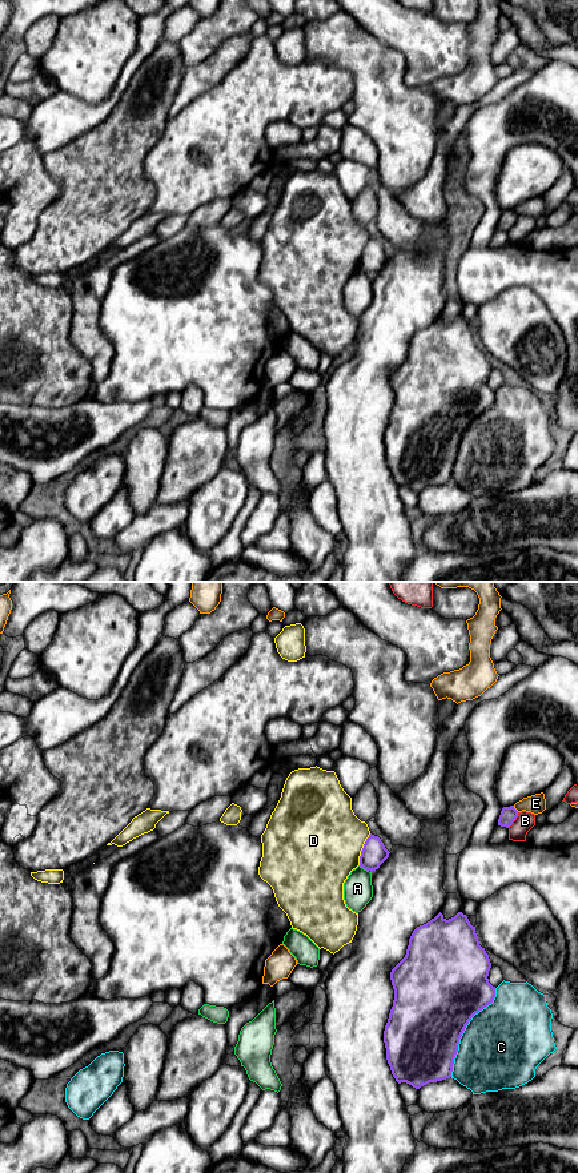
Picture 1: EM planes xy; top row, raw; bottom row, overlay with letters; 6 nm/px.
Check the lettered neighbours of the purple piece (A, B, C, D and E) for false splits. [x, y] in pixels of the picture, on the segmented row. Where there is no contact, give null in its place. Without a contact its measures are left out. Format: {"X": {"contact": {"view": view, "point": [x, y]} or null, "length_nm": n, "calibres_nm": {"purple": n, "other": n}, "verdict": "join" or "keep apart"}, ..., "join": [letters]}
{"A": {"contact": {"view": "xy", "point": [364, 868]}, "length_nm": 70, "calibres_nm": {"purple": 150, "other": 180}, "verdict": "keep apart"}, "B": {"contact": {"view": "xy", "point": [514, 819]}, "length_nm": 120, "calibres_nm": {"purple": 100, "other": 110}, "verdict": "keep apart"}, "C": {"contact": {"view": "xy", "point": [464, 1029]}, "length_nm": 600, "calibres_nm": {"purple": 480, "other": 500}, "verdict": "keep apart"}, "D": {"contact": {"view": "xy", "point": [362, 850]}, "length_nm": 200, "calibres_nm": {"purple": 150, "other": 480}, "verdict": "keep apart"}, "E": {"contact": {"view": "xy", "point": [514, 808]}, "length_nm": 50, "calibres_nm": {"purple": 100, "other": 120}, "verdict": "keep apart"}, "join": []}

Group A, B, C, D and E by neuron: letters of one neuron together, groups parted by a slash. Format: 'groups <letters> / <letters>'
groups A / B / C / D / E

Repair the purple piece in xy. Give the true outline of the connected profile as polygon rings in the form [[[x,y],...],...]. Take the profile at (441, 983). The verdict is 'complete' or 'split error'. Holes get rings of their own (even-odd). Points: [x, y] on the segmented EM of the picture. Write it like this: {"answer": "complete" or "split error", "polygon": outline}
{"answer": "complete", "polygon": [[[439,912],[413,931],[405,957],[390,972],[394,1000],[384,1031],[386,1060],[398,1084],[420,1089],[451,1077],[466,1025],[495,997],[495,987],[487,979],[490,968],[475,927],[462,912],[449,920]]]}

